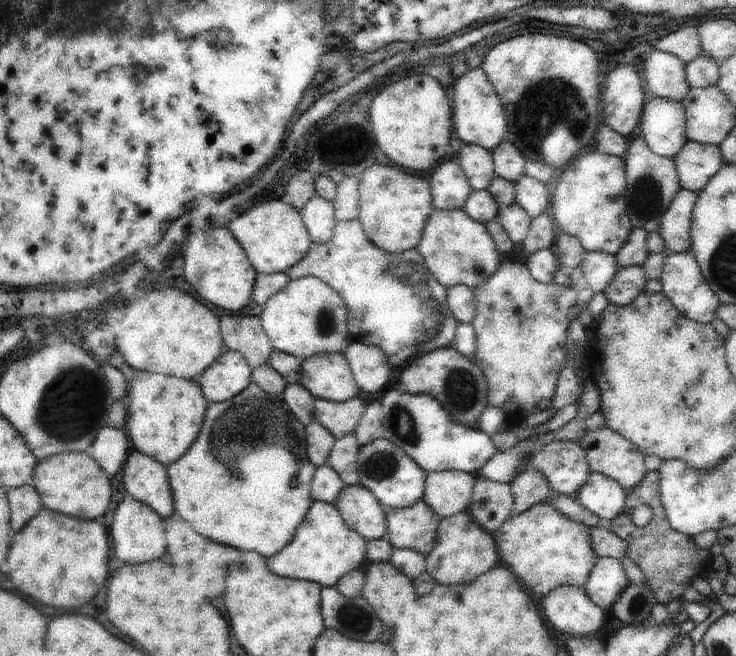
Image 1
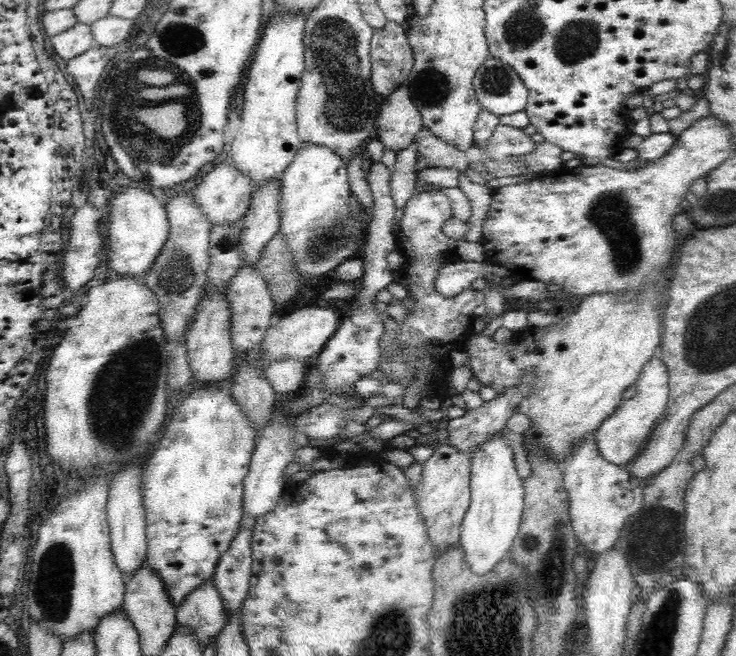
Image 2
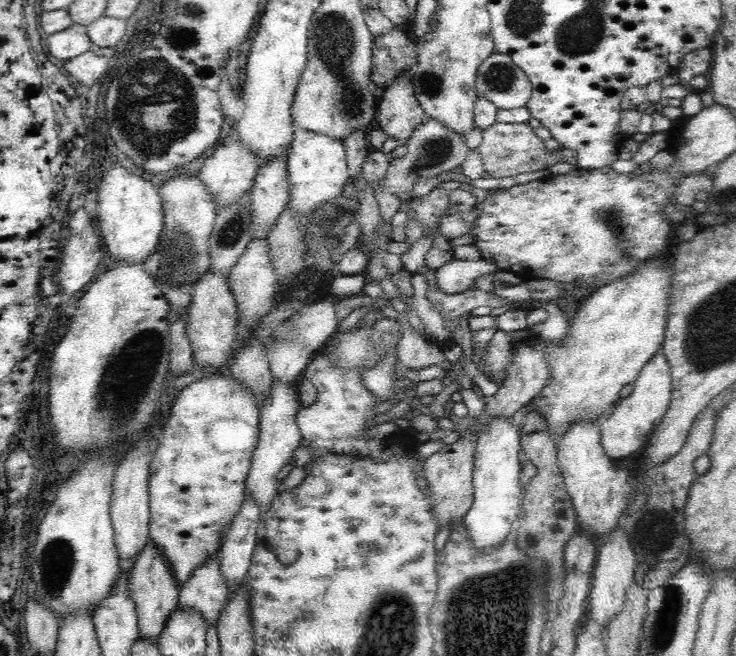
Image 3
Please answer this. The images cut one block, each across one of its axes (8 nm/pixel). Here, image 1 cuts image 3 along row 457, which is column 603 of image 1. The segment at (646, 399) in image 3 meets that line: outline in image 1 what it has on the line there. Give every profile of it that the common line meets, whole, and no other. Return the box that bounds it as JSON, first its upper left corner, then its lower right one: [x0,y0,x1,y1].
[539,586,606,636]

